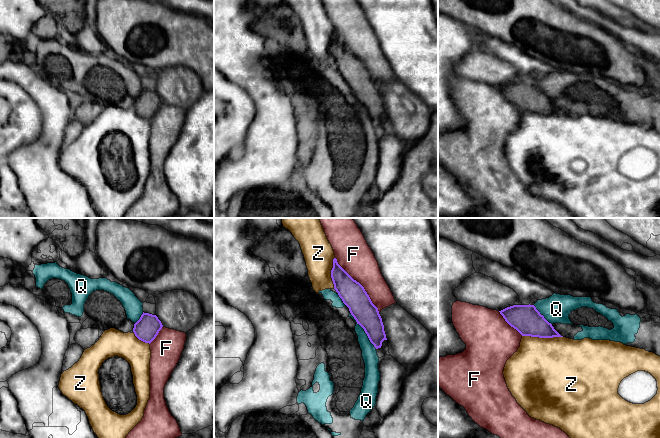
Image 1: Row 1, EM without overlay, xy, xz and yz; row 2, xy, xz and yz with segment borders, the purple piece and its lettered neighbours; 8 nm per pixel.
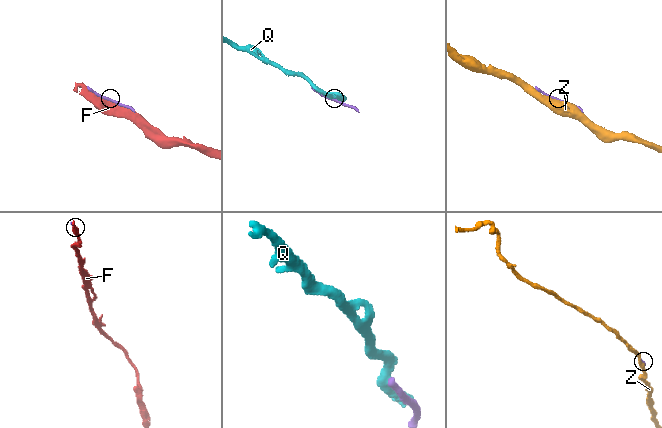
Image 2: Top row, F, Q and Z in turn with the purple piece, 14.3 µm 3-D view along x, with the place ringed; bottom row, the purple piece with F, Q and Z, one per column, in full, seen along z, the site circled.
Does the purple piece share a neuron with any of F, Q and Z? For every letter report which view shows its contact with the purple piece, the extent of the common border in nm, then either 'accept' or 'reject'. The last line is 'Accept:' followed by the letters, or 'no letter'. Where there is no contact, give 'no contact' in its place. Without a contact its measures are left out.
F: contact in xz; length 550 nm; reject
Q: contact in xz; length 360 nm; reject
Z: contact in yz; length 320 nm; reject
Accept: no letter

